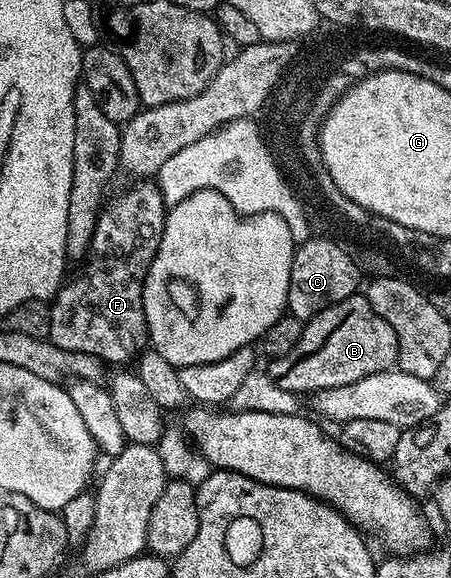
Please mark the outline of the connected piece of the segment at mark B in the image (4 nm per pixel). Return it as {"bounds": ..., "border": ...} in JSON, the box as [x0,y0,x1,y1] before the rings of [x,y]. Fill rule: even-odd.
{"bounds":[268,294,397,394],"border":[[[355,294],[305,321],[300,342],[296,342],[284,358],[270,360],[268,371],[276,386],[289,392],[313,394],[360,382],[360,378],[368,378],[368,374],[389,372],[397,362],[396,330],[372,310],[365,295]]]}

